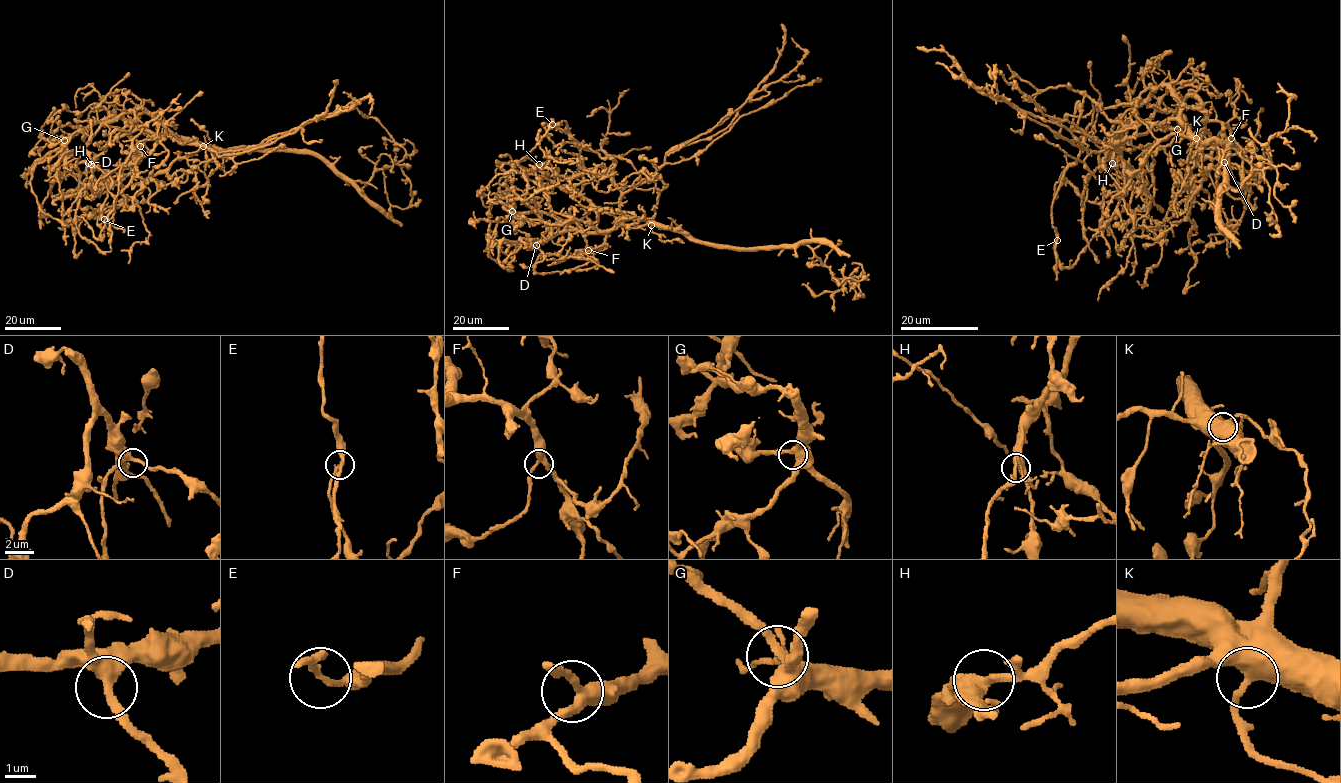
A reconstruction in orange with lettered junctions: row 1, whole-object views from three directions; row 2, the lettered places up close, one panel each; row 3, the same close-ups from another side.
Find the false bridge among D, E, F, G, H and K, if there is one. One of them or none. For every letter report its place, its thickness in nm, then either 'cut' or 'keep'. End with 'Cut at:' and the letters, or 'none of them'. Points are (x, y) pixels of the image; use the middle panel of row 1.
D: place (536, 245); calibre 400 nm; keep
E: place (552, 124); calibre 190 nm; keep
F: place (588, 250); calibre 320 nm; keep
G: place (512, 211); calibre 440 nm; keep
H: place (539, 164); calibre 360 nm; keep
K: place (651, 225); calibre 550 nm; keep
Cut at: none of them

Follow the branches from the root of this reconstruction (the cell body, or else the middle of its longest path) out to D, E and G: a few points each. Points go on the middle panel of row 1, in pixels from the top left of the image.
D: (649, 223), (623, 219), (606, 231), (561, 231), (536, 245)
E: (649, 223), (628, 219), (620, 210), (613, 158), (601, 150), (586, 150), (571, 137), (565, 121), (552, 124)
G: (649, 223), (623, 219), (606, 231), (583, 232), (543, 212), (512, 211)

